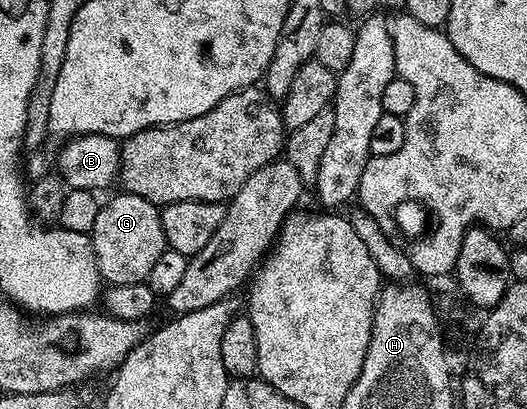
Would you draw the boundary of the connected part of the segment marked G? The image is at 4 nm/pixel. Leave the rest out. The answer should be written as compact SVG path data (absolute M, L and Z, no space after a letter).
M117 193L117 197L101 204L98 219L94 219L90 234L98 271L109 286L147 282L154 262L161 257L166 247L160 209L153 201L147 201L133 193Z

